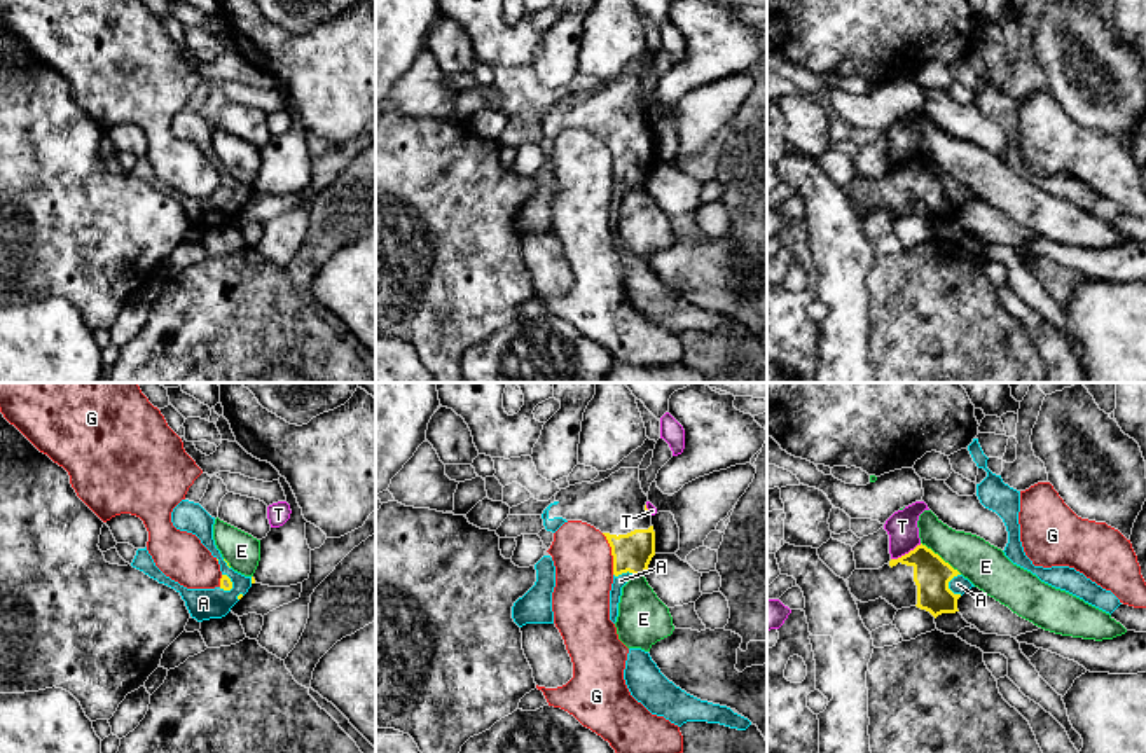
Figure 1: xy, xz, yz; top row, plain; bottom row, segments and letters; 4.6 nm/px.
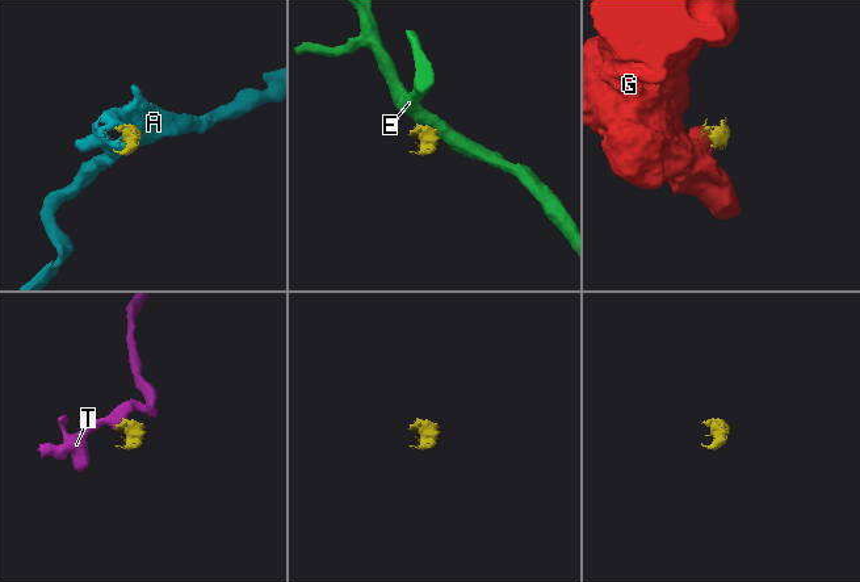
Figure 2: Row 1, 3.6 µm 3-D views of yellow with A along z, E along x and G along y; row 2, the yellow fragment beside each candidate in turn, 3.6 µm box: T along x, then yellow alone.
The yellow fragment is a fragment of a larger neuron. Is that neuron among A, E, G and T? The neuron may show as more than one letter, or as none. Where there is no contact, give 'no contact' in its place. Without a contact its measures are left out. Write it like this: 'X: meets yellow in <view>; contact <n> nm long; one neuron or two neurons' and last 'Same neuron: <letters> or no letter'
A: meets yellow in yz; contact 110 nm long; one neuron
E: meets yellow in yz; contact 240 nm long; two neurons
G: meets yellow in xz; contact 200 nm long; two neurons
T: meets yellow in yz; contact 160 nm long; two neurons
Same neuron: A

